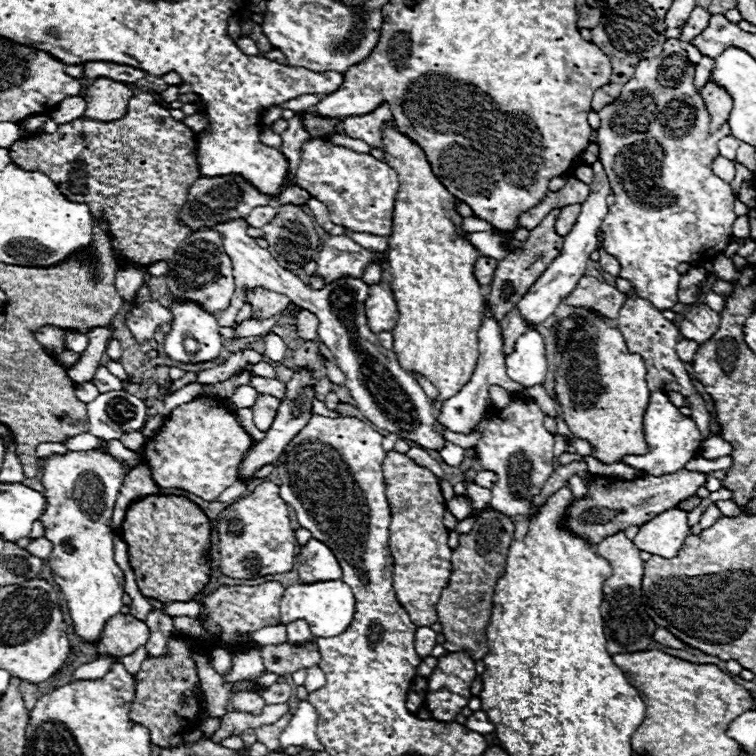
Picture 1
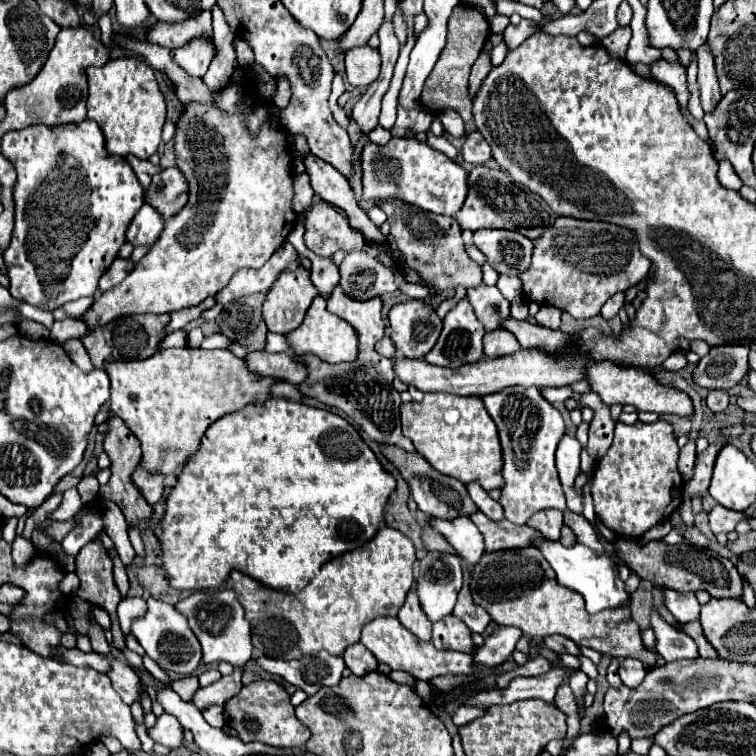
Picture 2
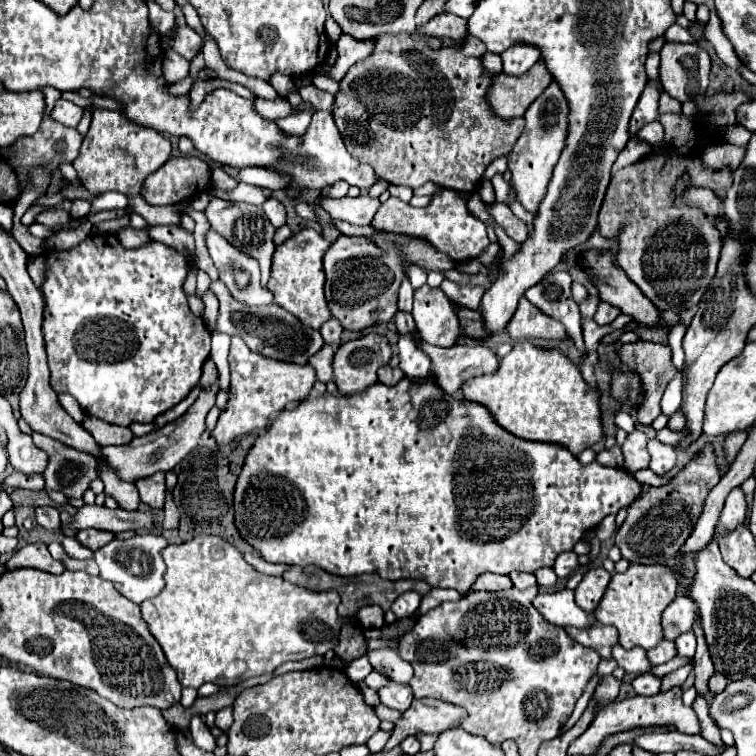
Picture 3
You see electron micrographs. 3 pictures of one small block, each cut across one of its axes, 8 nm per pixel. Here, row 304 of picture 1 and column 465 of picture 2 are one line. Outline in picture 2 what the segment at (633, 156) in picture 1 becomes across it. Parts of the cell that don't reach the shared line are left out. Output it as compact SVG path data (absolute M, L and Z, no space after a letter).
M376 618L368 622L362 628L360 642L376 656L378 662L390 666L390 670L404 670L412 674L416 680L430 680L434 676L444 676L444 674L474 674L472 668L474 654L436 650L430 642L422 642L416 636L412 636L412 632L404 630L398 618Z

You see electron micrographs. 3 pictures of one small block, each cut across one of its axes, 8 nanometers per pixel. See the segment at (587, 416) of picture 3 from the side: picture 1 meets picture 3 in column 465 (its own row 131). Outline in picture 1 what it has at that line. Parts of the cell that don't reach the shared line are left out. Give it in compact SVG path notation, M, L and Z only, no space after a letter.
M392 126L382 128L382 150L384 162L392 166L398 174L400 188L396 194L394 204L394 228L390 234L390 252L388 252L388 272L392 276L392 292L398 304L398 322L392 328L394 336L394 352L398 362L410 374L426 376L436 388L438 398L434 408L440 410L442 402L454 396L470 378L476 368L478 360L478 328L482 324L482 310L484 310L484 294L480 284L474 278L474 262L478 260L480 252L464 238L462 216L454 210L456 198L442 186L442 182L432 174L430 164L426 160L424 150L414 144L410 138L394 130Z

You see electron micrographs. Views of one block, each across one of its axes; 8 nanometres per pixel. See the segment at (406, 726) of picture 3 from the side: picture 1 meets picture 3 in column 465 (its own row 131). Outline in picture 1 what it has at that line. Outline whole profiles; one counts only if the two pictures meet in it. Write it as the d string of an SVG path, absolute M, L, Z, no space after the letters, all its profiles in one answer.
M708 82L702 90L702 98L708 106L708 112L712 116L712 124L710 124L710 130L716 132L722 128L722 124L728 122L728 116L730 116L730 110L732 110L732 98L728 96L728 92L712 82Z

